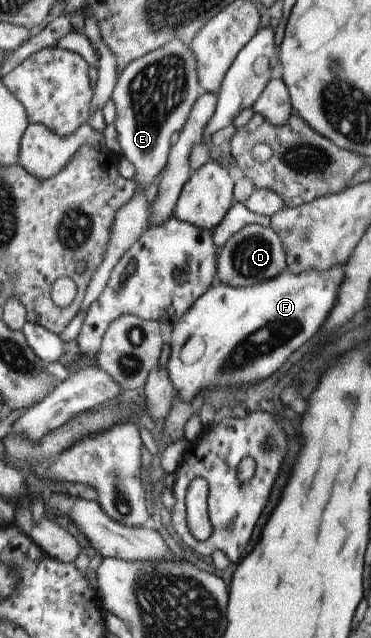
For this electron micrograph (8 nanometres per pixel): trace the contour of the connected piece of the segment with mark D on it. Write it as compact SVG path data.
M247 224L235 232L217 250L216 276L220 283L231 287L251 287L273 279L287 268L279 236L270 228Z

